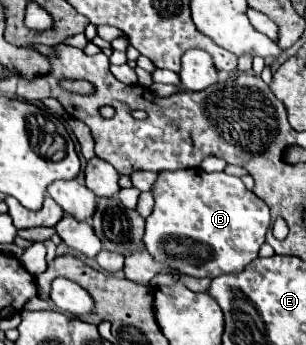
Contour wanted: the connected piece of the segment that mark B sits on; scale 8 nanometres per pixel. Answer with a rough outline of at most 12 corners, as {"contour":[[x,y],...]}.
{"contour":[[161,171],[143,243],[191,277],[243,271],[269,207],[239,177]]}

